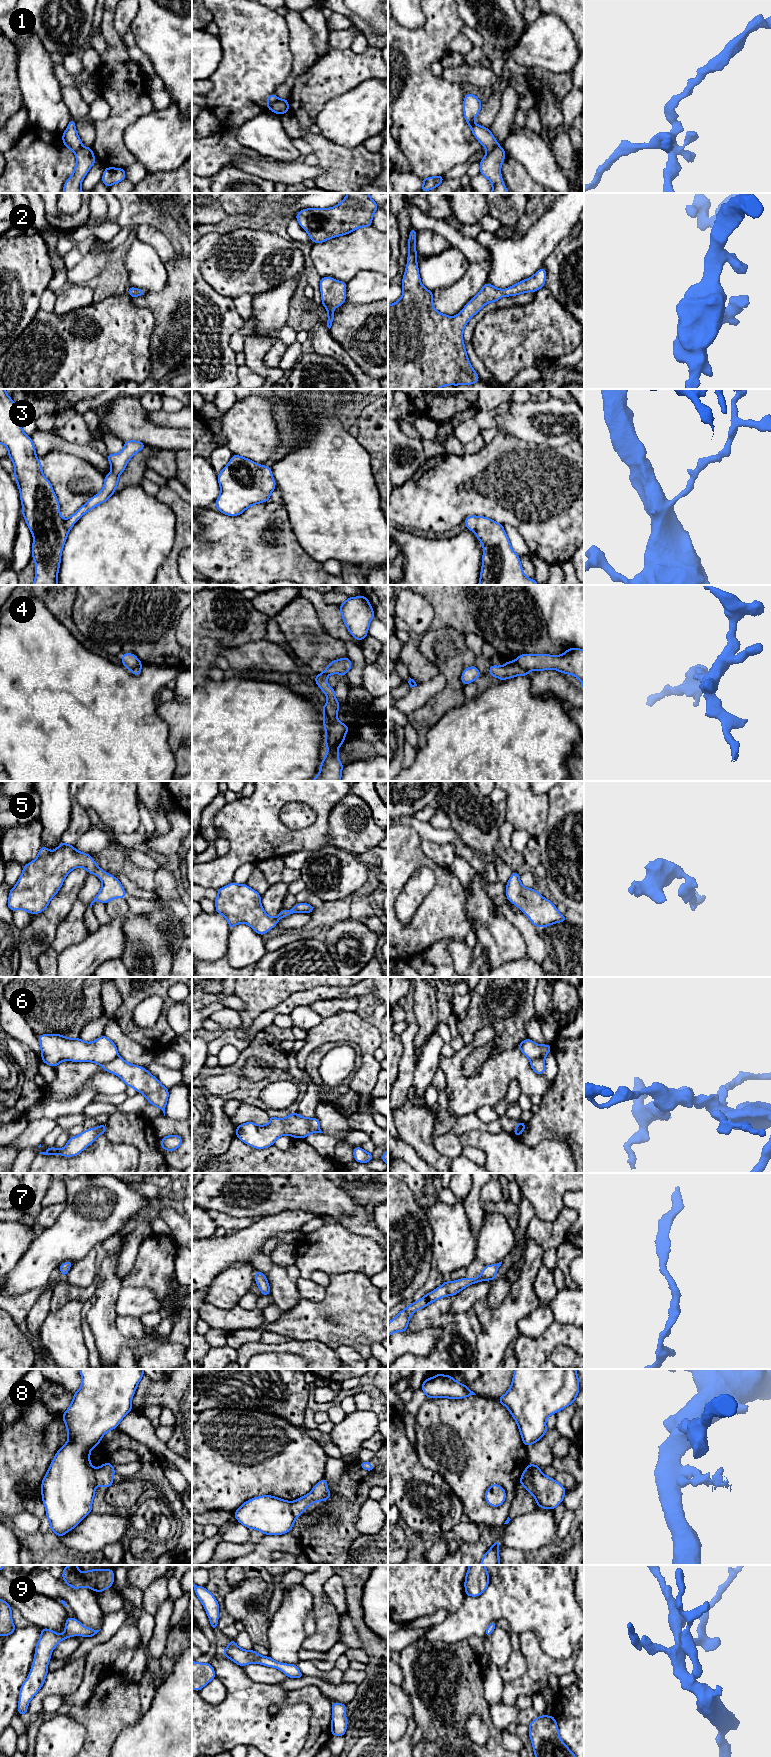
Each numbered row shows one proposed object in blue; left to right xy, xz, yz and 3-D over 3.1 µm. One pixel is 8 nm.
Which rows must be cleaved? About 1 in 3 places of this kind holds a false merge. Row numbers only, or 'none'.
1, 4, 6, 8

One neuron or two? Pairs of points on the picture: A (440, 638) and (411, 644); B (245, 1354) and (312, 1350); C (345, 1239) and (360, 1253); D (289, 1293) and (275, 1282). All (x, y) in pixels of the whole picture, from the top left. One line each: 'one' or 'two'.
A: two
B: one
C: one
D: one

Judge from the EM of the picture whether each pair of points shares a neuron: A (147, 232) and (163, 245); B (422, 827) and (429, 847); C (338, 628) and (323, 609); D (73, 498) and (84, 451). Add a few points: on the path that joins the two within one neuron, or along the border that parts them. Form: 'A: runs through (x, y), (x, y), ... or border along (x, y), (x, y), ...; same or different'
A: runs through (151, 235), (159, 242); same
B: border along (422, 839), (449, 844); different
C: runs through (333, 623), (328, 614); same
D: border along (60, 450), (83, 458), (102, 472); different

